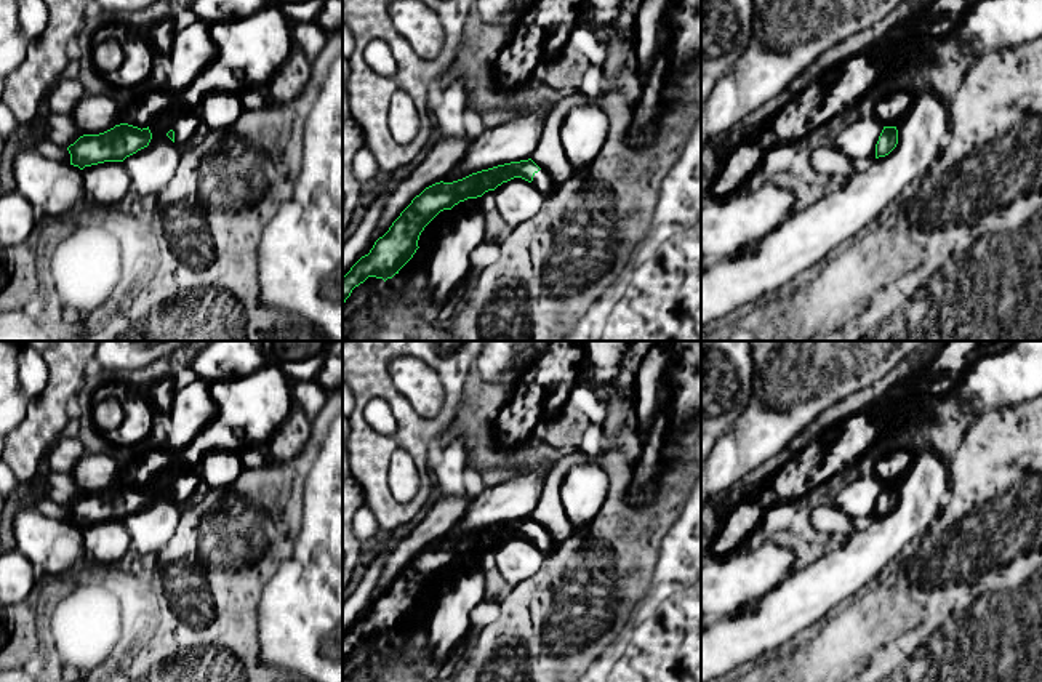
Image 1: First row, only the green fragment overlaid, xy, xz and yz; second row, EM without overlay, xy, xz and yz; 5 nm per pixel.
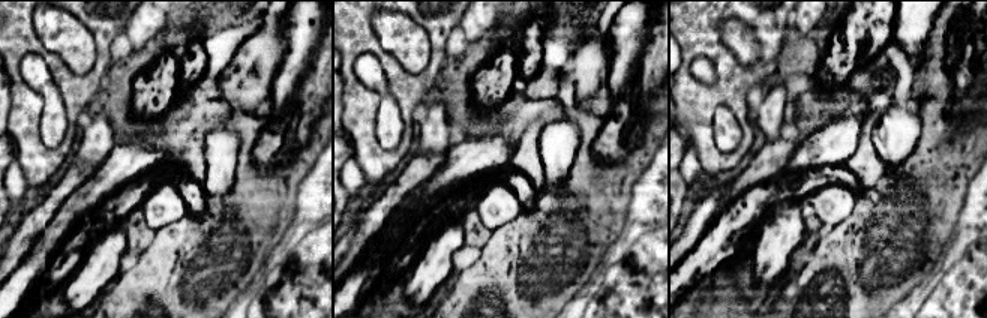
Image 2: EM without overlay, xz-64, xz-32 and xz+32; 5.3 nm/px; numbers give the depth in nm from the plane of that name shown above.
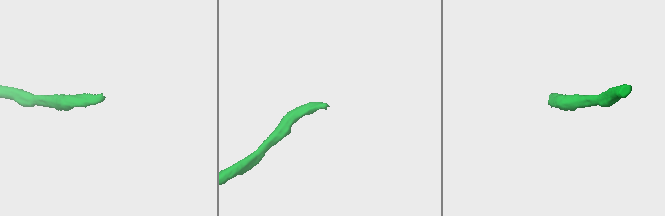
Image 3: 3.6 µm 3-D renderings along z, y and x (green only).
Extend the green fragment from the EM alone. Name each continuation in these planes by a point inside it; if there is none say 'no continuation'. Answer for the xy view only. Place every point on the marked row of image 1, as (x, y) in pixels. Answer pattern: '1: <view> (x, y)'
1: xy (184, 125)

